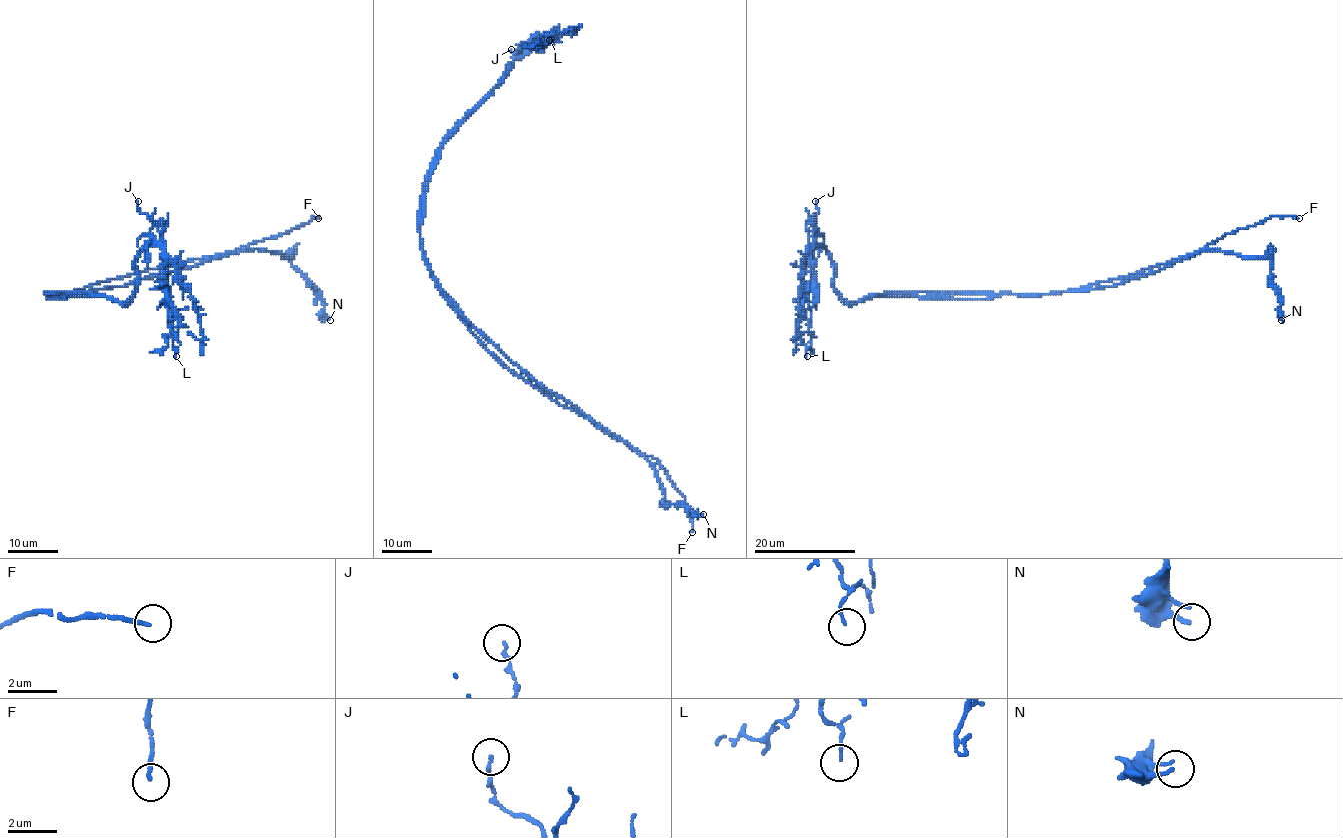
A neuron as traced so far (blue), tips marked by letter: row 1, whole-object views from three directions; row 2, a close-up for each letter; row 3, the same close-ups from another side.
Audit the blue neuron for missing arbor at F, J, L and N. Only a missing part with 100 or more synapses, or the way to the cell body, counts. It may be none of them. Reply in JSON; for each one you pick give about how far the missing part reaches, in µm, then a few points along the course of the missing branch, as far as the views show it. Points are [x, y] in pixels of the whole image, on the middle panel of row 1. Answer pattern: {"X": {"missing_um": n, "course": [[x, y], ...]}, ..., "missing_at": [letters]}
{"F": {"missing_um": 9, "course": [[692, 532], [691, 542], [699, 538], [707, 547], [710, 546]]}, "missing_at": ["F"]}

